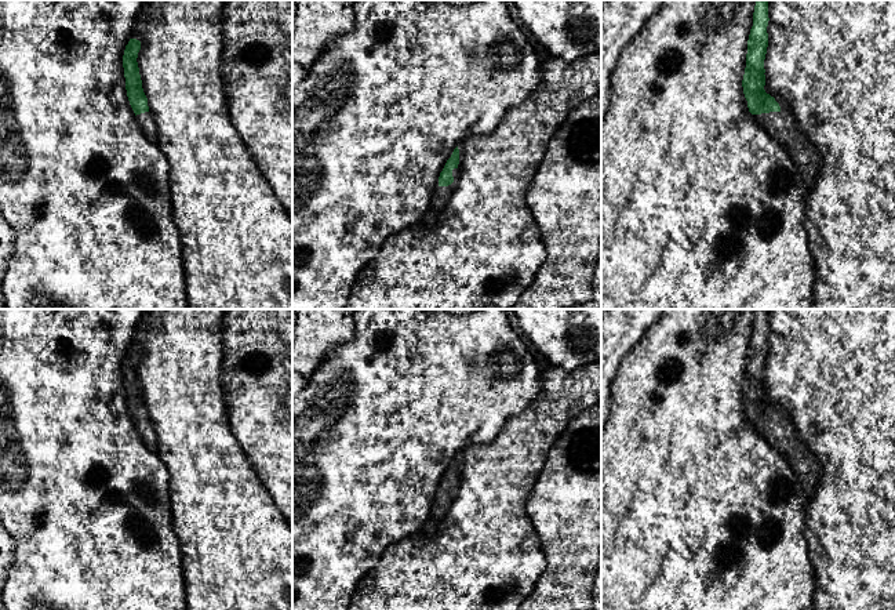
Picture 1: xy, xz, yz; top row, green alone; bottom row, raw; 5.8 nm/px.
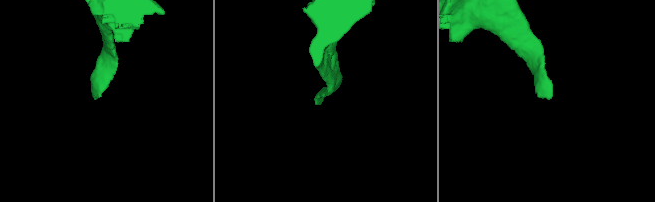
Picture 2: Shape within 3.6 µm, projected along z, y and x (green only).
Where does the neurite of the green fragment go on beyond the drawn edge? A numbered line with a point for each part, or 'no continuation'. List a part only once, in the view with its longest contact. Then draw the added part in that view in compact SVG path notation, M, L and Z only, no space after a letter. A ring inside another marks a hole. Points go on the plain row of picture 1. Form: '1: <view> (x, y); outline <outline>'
1: yz (782, 438); outline M781 421L753 424L767 439L771 447L783 453L793 465L807 497L811 497L818 486L821 464L811 450L797 437L793 426L785 426Z

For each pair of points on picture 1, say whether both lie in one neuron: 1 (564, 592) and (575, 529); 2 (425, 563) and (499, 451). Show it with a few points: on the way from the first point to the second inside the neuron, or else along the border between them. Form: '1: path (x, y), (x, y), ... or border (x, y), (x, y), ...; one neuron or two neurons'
1: path (568, 577), (572, 544); one neuron
2: path (454, 538), (488, 504), (495, 480); one neuron

